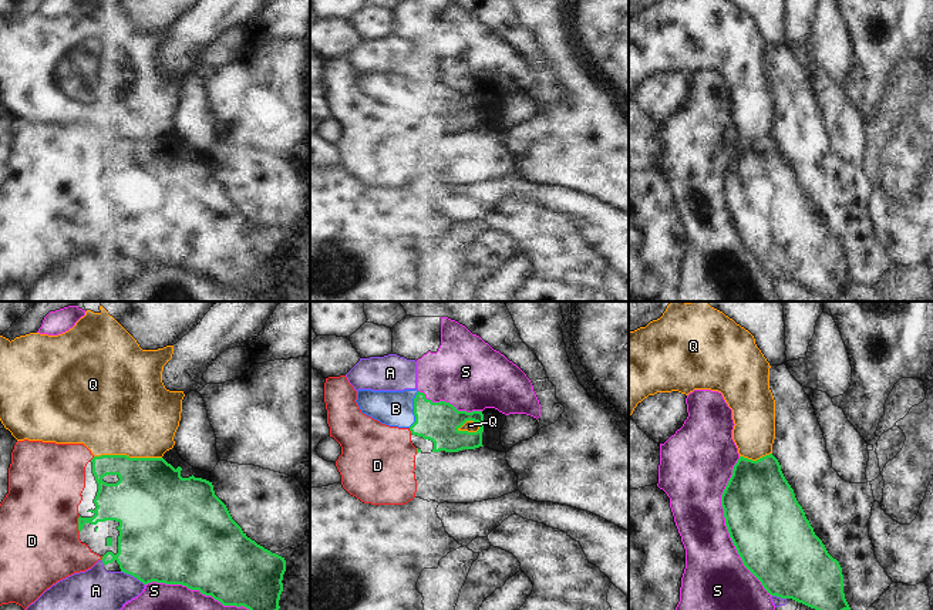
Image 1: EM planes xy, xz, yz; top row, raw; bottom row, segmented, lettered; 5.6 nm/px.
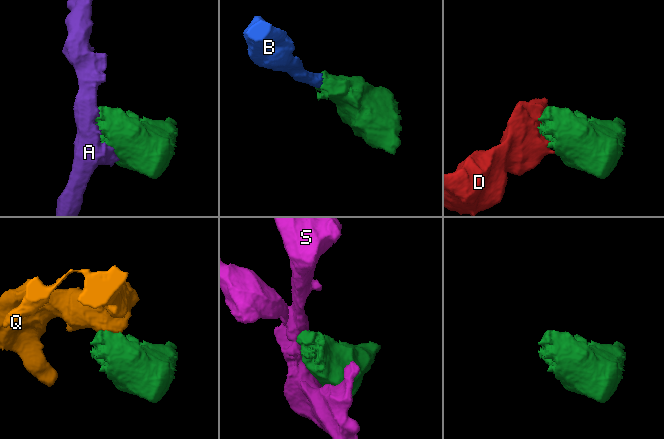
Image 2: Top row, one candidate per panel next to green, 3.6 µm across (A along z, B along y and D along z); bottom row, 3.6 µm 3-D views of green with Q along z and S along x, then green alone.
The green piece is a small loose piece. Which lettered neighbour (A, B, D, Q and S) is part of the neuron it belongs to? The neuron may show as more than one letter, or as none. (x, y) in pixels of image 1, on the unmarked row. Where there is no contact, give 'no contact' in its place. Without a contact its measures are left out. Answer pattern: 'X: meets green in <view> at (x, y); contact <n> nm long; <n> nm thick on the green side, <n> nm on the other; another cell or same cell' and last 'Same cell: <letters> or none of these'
A: meets green in xy at (132, 256); contact 160 nm long; 460 nm thick on the green side, 280 nm on the other; another cell
B: meets green in xz at (414, 91); contact 220 nm long; 220 nm thick on the green side, 200 nm on the other; same cell
D: meets green in xy at (78, 205); contact 90 nm long; 220 nm thick on the green side, 460 nm on the other; another cell
Q: meets green in xy at (128, 138); contact 380 nm long; 400 nm thick on the green side, 480 nm on the other; another cell
S: meets green in yz at (726, 206); contact 800 nm long; 440 nm thick on the green side, 320 nm on the other; another cell
Same cell: B

